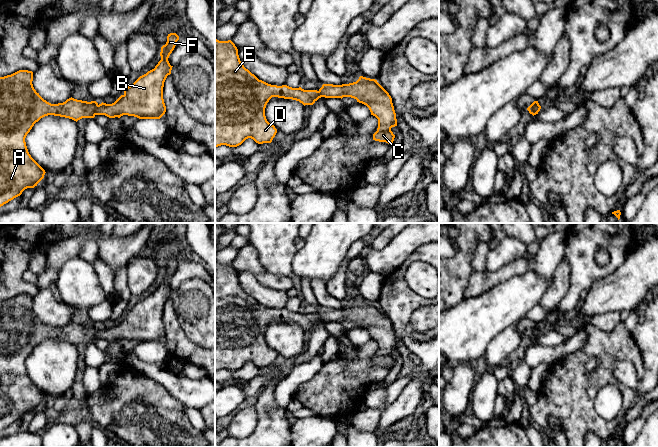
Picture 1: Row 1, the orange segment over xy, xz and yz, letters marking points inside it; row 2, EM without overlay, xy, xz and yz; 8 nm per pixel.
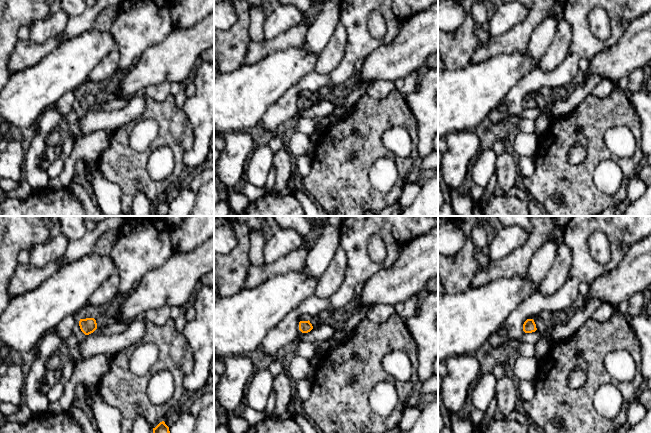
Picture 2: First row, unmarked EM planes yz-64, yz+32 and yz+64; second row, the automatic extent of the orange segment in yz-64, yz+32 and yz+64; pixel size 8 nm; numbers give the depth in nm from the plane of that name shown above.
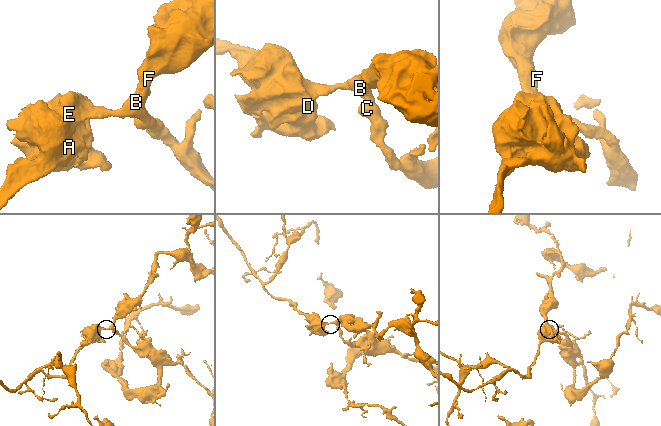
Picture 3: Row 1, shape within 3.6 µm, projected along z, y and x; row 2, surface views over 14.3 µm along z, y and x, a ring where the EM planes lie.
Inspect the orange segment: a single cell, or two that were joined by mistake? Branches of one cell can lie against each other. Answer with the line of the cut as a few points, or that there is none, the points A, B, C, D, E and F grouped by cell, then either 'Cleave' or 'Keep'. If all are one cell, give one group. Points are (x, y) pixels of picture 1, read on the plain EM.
No split. Groups: A B C D E F. Keep

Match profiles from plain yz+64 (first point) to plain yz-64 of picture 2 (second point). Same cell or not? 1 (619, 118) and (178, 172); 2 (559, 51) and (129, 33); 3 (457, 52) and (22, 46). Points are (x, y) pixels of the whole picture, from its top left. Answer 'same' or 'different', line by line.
1: same
2: different
3: different

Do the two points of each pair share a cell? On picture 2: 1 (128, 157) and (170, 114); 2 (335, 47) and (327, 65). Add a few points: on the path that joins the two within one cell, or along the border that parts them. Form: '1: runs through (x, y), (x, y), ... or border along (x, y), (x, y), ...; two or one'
1: runs through (142, 157), (170, 128); one
2: runs through (333, 51), (327, 61); one

